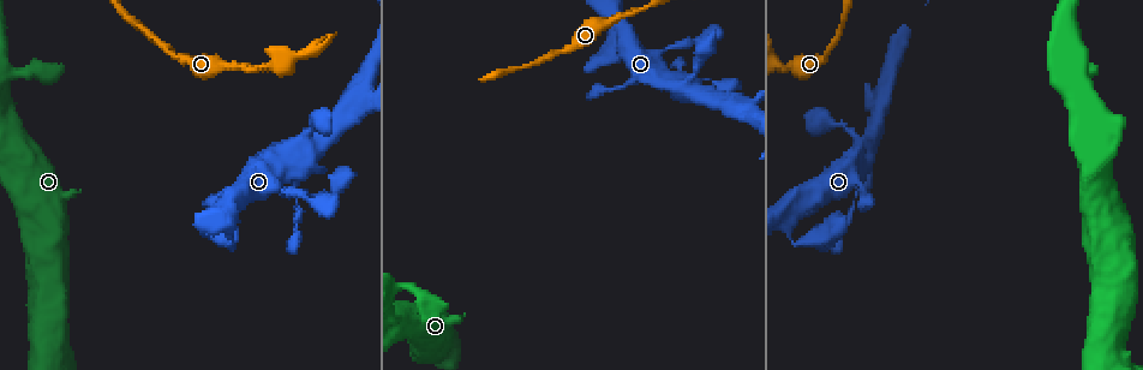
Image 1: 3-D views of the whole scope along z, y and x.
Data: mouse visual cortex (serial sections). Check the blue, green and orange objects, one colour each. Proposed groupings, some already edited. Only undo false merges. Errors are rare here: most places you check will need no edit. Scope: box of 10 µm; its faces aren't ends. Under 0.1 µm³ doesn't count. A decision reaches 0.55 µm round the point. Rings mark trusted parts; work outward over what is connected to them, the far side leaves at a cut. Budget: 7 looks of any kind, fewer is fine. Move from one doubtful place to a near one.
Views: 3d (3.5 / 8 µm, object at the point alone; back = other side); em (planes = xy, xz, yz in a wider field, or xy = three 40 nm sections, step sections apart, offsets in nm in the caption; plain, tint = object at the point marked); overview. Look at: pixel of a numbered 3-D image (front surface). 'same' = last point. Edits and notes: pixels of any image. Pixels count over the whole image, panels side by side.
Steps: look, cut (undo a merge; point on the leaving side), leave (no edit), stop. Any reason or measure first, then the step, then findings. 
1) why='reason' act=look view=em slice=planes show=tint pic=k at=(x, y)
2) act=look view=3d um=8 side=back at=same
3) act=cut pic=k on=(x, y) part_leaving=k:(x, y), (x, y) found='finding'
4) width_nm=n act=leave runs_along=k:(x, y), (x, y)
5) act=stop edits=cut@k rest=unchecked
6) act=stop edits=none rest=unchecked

why='a narrow waist' act=look view=3d um=3.5 pic=1 at=(297, 152)

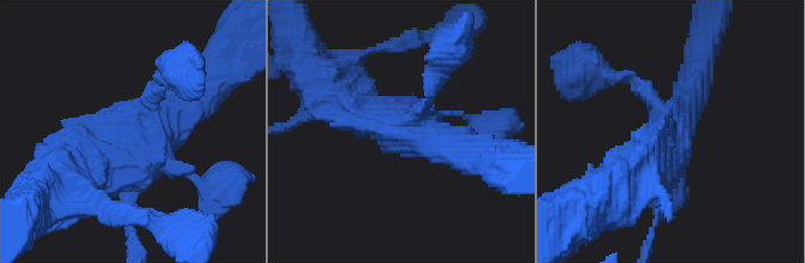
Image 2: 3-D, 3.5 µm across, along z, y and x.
act=look view=em slice=xy step=5 show=tint pic=2 at=(672, 135)

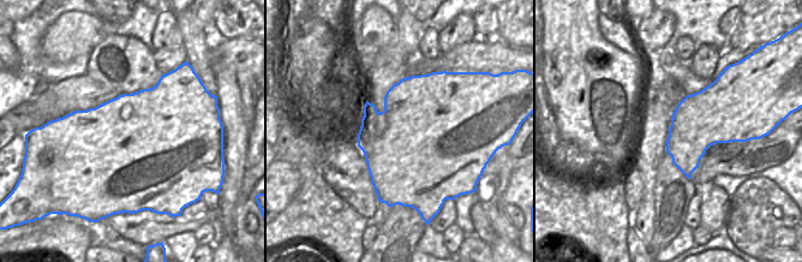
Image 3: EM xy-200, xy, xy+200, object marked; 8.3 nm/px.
act=leave runs_along=2:(58, 185), (81, 181), (184, 105) found='continuous, no second cell'

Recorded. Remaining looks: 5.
why='sharp bend' act=look view=3d um=8 side=back pic=1 at=(793, 242)

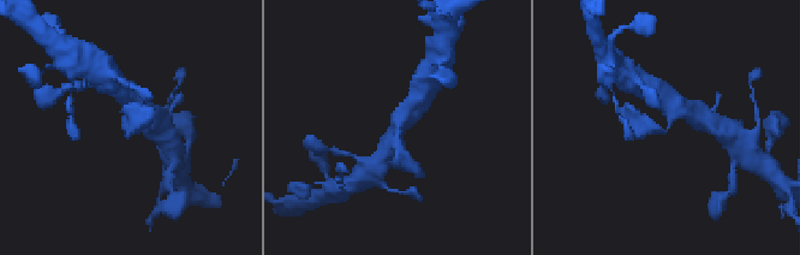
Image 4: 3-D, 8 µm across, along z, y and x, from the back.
act=look view=3d um=3.5 at=same

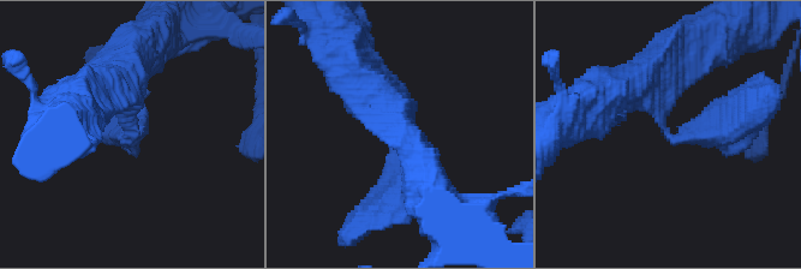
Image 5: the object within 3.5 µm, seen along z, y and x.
arm_widths_nm=300,500 act=look view=em slice=planes show=tint pic=5 at=(131, 135)

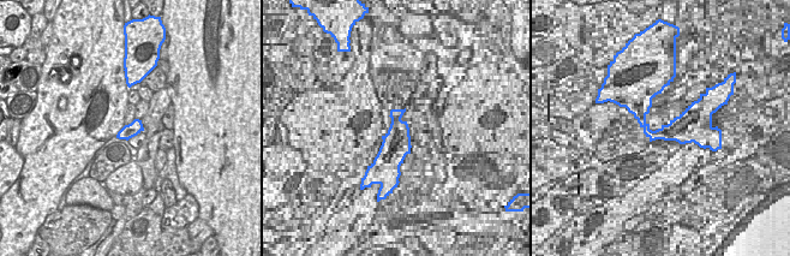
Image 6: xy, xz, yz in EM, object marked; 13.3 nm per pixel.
act=leave runs_along=5:(668, 63), (650, 96), (671, 137), (739, 123) found='all the same cell'

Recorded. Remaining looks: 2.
act=look view=3d um=3.5 pic=1 at=(621, 16)

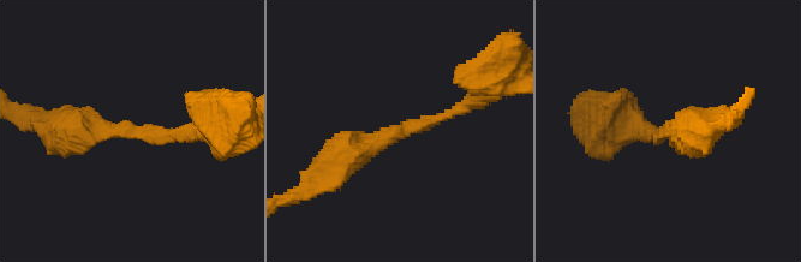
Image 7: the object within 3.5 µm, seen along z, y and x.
act=look view=em slice=xy step=3 show=tint pic=7 at=(668, 130)

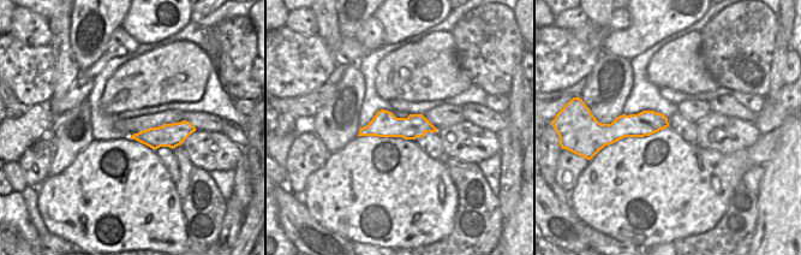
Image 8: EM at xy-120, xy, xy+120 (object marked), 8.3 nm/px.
arm_widths_nm=150,400 act=leave runs_along=7:(328, 166), (472, 101) found='all the same cell'

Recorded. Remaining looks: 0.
act=stop edits=none rest=unchecked

